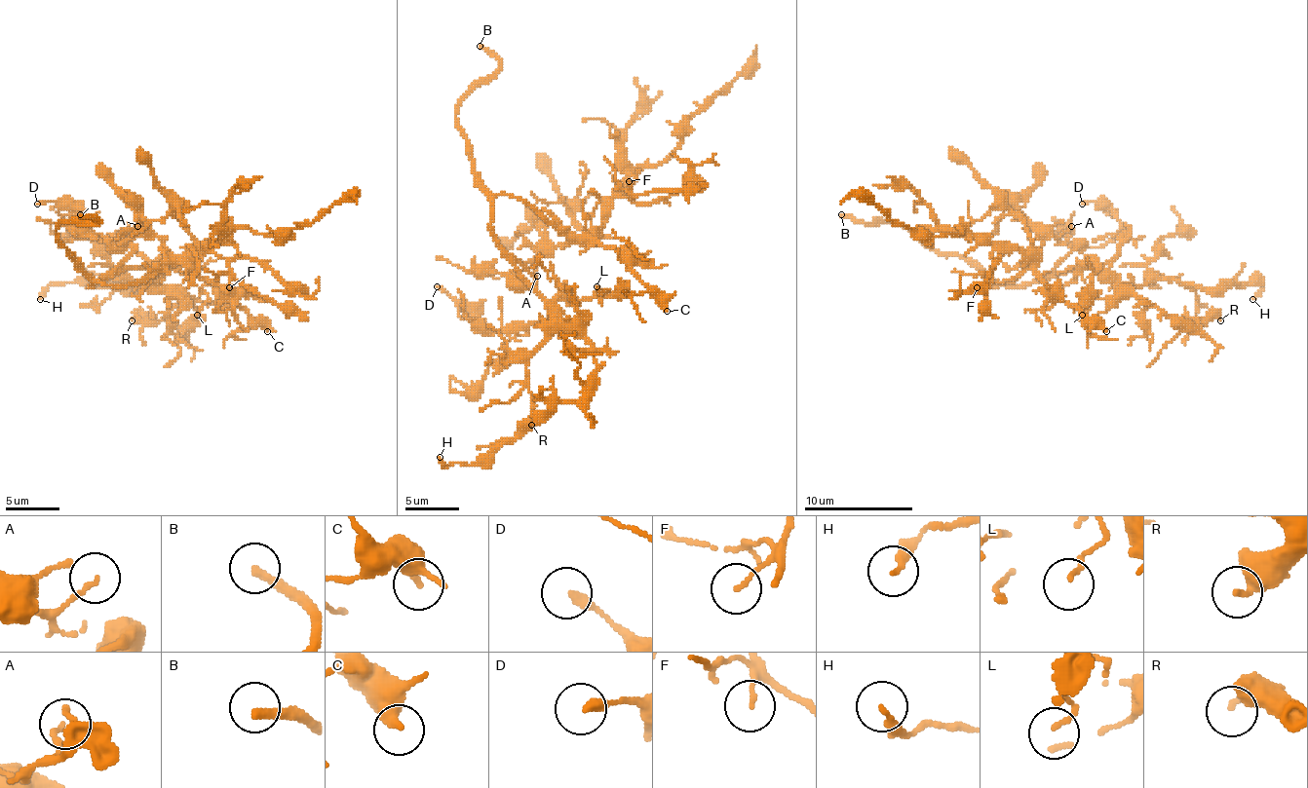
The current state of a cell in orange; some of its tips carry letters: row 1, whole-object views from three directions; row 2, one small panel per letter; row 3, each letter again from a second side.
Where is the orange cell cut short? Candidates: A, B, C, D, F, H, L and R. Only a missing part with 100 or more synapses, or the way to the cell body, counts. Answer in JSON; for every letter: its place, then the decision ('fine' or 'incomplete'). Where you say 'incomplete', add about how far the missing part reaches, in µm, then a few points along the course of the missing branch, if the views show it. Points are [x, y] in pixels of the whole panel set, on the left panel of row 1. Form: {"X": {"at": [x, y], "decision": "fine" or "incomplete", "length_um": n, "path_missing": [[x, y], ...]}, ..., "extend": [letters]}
{"A": {"at": [137, 226], "decision": "fine"}, "B": {"at": [80, 214], "decision": "incomplete", "length_um": 30}, "C": {"at": [267, 331], "decision": "fine"}, "D": {"at": [37, 204], "decision": "fine"}, "F": {"at": [229, 287], "decision": "fine"}, "H": {"at": [40, 299], "decision": "fine"}, "L": {"at": [197, 315], "decision": "fine"}, "R": {"at": [132, 320], "decision": "fine"}, "extend": ["B"]}

